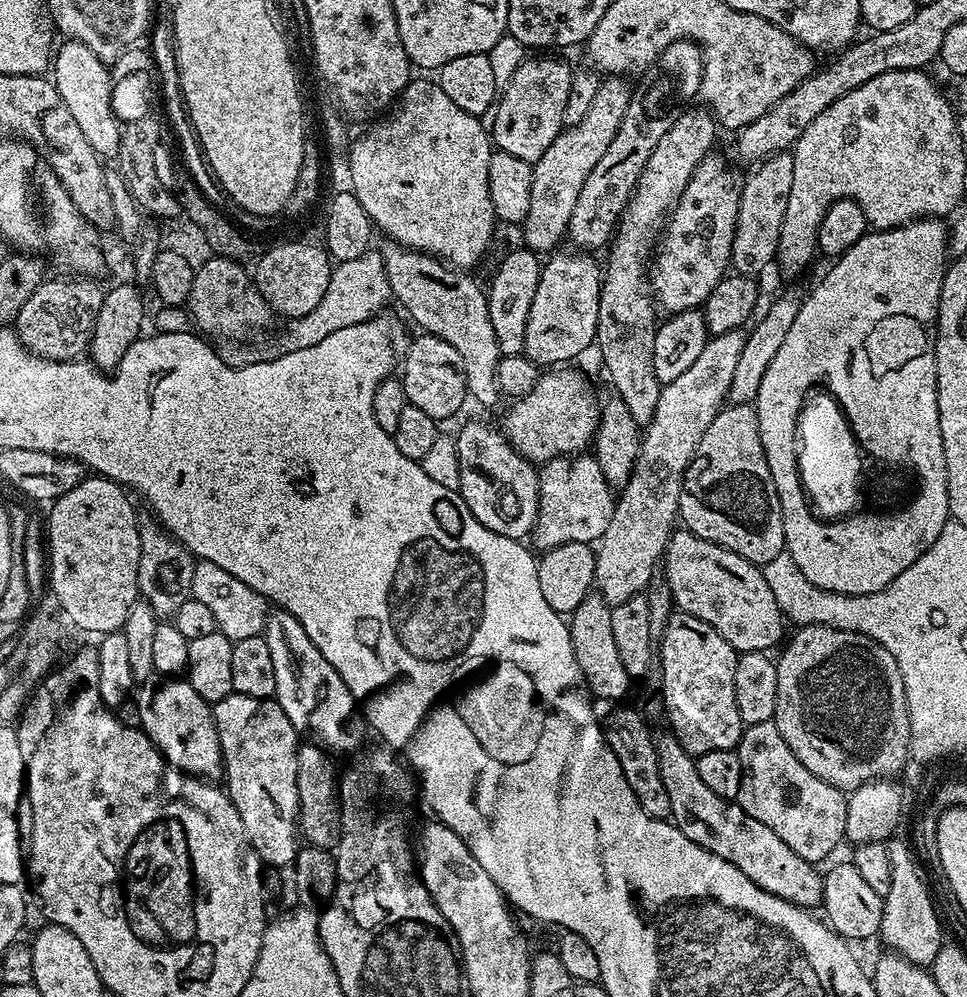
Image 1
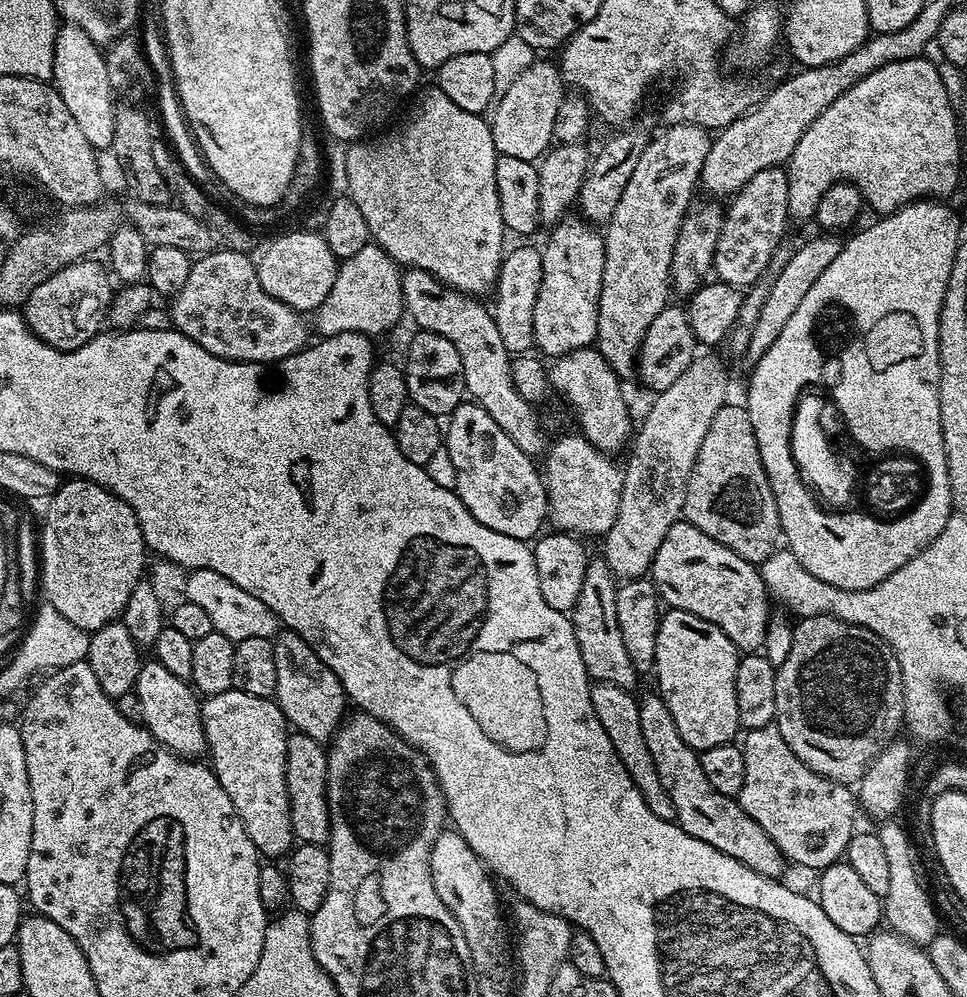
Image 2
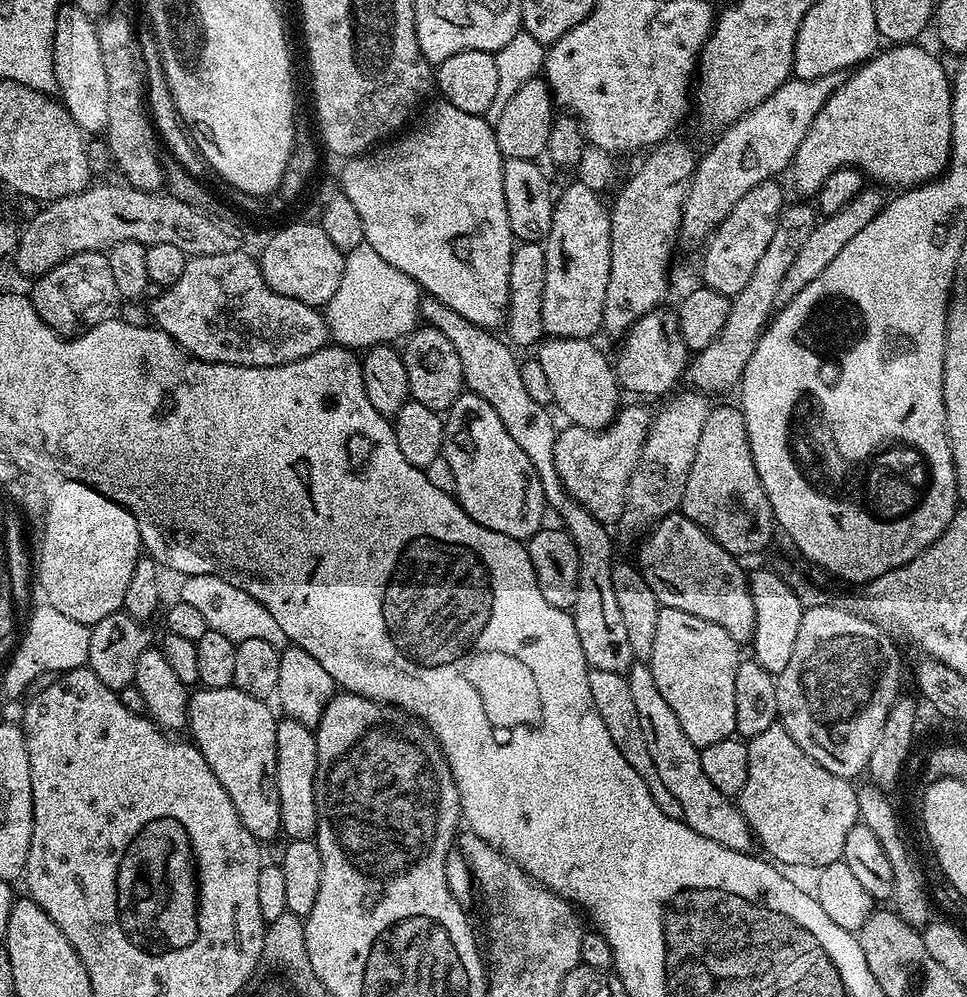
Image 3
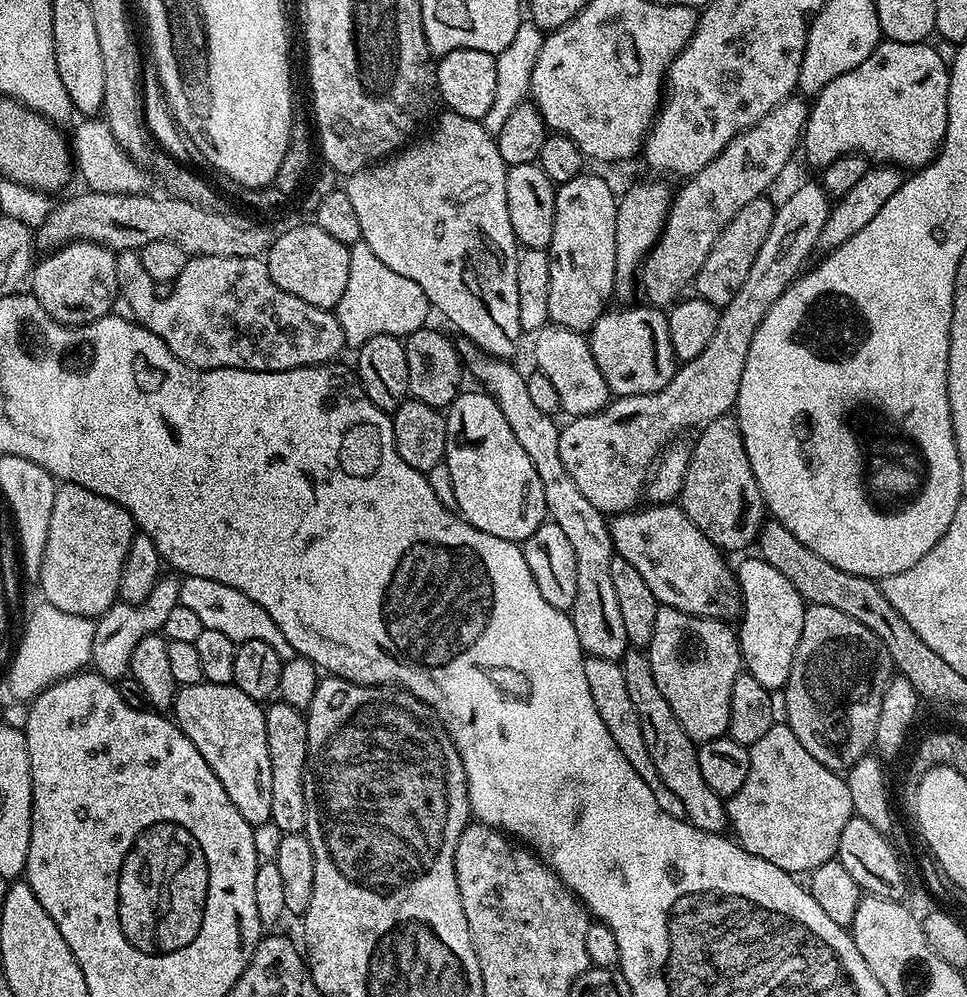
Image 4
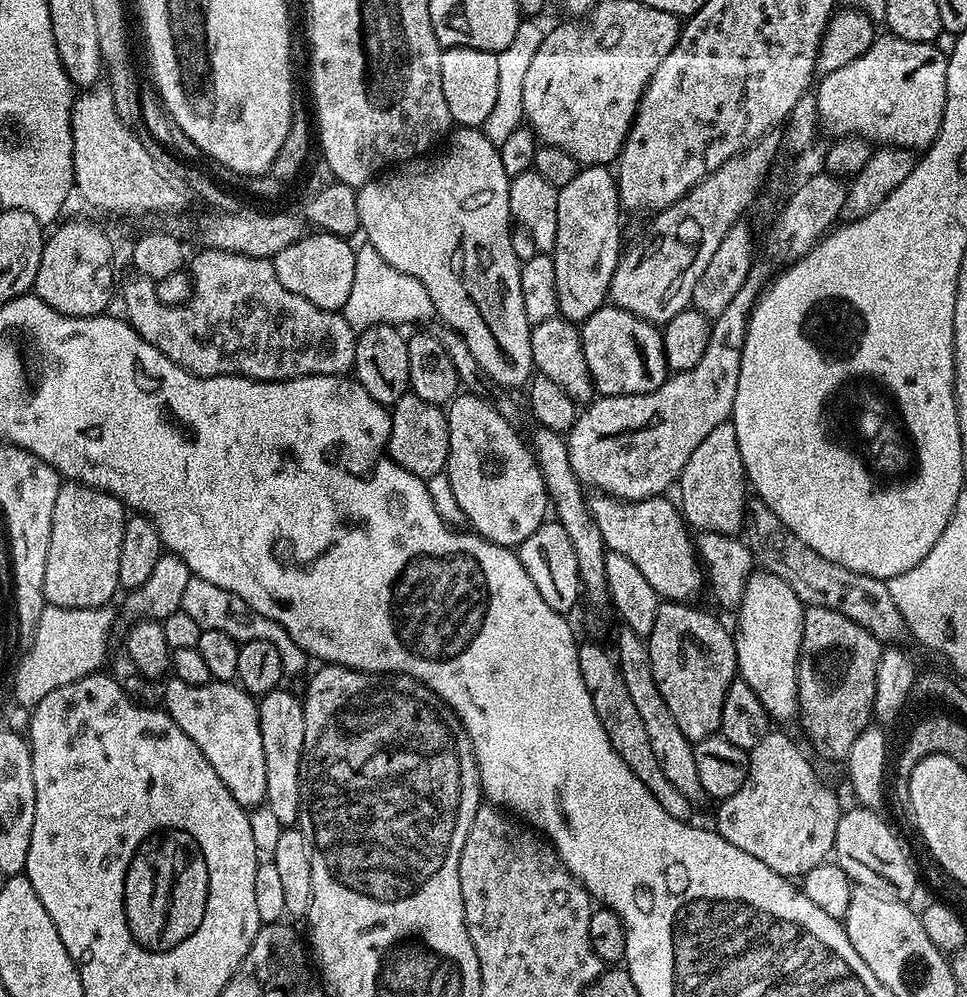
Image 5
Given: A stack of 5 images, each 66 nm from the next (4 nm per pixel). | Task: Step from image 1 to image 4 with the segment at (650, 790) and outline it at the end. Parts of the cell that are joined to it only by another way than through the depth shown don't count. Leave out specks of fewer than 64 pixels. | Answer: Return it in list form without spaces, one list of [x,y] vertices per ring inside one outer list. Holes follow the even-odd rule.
[[[585,655],[584,669],[586,670],[586,682],[590,686],[590,698],[594,698],[594,706],[598,709],[598,714],[602,718],[602,723],[606,725],[606,730],[610,730],[610,738],[614,738],[618,750],[626,757],[626,762],[638,770],[642,782],[650,786],[658,806],[666,810],[679,820],[685,819],[684,807],[681,800],[660,781],[658,770],[654,770],[654,762],[650,758],[650,750],[646,750],[646,741],[642,738],[642,722],[638,718],[638,710],[630,702],[630,693],[626,691],[626,678],[622,674],[619,663],[608,658],[598,658],[597,656]]]

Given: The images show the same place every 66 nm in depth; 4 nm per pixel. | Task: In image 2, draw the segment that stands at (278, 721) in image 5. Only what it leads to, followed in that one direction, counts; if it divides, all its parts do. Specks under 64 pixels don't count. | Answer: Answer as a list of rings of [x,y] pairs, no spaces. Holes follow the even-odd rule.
[[[293,731],[286,746],[286,786],[293,837],[301,844],[327,845],[332,819],[328,813],[328,753],[321,741]]]

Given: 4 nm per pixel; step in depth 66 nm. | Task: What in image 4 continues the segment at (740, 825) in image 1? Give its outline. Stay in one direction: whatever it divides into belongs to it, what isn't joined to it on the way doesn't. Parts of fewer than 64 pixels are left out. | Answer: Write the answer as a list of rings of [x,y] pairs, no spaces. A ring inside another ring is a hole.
[[[629,650],[619,665],[626,678],[630,702],[634,710],[638,710],[642,738],[646,741],[646,750],[650,750],[650,758],[654,762],[654,770],[658,770],[660,781],[670,790],[670,794],[681,800],[689,824],[704,832],[723,833],[729,827],[725,801],[714,794],[710,786],[706,786],[706,778],[702,778],[698,770],[697,745],[686,734],[686,730],[682,730],[678,718],[674,718],[674,710],[670,710],[666,698],[662,698],[662,690],[658,690],[654,682],[654,670],[650,670],[647,651]]]

